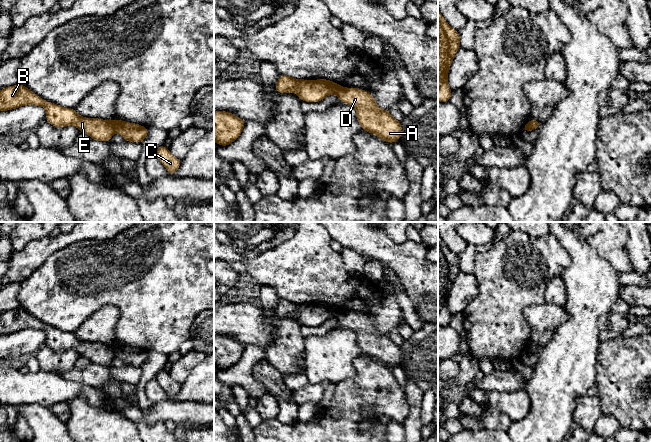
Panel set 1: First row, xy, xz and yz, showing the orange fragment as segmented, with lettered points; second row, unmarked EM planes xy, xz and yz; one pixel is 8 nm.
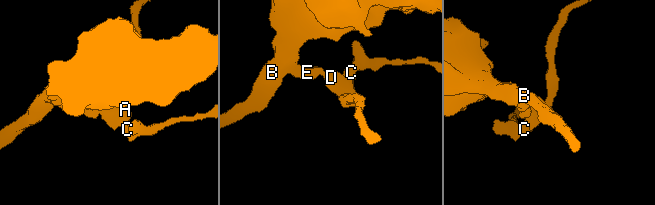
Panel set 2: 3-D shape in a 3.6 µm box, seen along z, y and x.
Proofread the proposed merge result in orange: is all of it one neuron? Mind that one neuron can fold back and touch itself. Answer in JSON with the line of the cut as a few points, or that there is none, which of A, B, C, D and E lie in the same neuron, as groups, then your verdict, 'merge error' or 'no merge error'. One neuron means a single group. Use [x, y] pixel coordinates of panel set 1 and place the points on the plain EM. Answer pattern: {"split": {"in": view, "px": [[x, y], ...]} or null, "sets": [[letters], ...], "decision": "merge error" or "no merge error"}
{"split": {"in": "xy", "px": [[113, 345], [116, 355]]}, "sets": [["A", "C", "D"], ["B", "E"]], "decision": "merge error"}

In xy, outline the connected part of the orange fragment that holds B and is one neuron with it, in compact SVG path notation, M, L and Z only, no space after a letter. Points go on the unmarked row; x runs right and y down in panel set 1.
M18 308L0 314L0 336L16 333L26 329L42 330L46 333L46 346L54 351L76 350L93 364L109 366L116 356L115 347L111 344L85 342L78 339L74 332L66 332L48 326L26 310Z

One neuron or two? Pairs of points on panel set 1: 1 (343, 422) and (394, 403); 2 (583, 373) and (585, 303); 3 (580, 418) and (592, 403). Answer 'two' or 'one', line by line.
1: one
2: one
3: one

